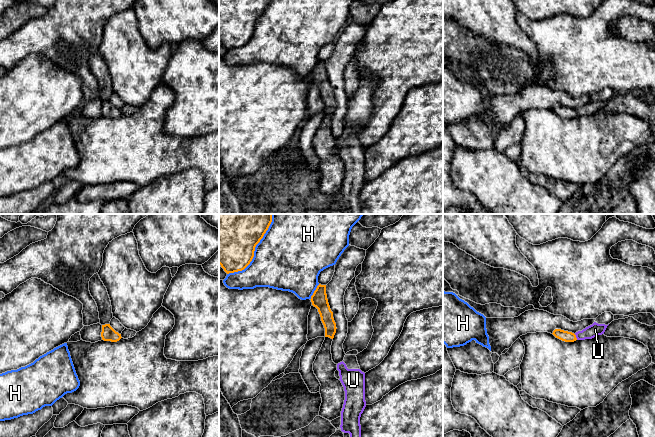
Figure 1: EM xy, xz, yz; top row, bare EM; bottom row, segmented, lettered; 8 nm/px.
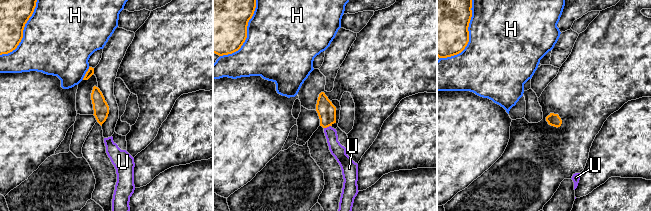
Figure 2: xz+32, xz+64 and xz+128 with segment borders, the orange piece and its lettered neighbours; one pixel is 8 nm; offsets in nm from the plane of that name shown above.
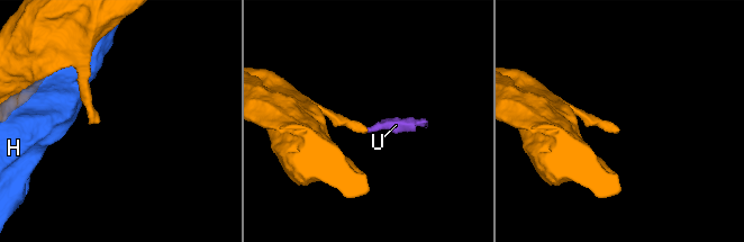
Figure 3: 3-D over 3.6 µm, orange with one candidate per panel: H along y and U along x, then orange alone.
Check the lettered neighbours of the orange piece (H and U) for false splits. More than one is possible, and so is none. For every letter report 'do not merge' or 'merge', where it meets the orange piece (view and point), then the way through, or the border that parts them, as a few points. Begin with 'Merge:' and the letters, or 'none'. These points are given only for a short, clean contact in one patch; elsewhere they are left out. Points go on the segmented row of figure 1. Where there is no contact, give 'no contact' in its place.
Merge: U
H: do not merge; contact xz (254, 250)
U: merge; contact yz (575, 337); way yz (566, 336), (575, 337), (595, 329)

